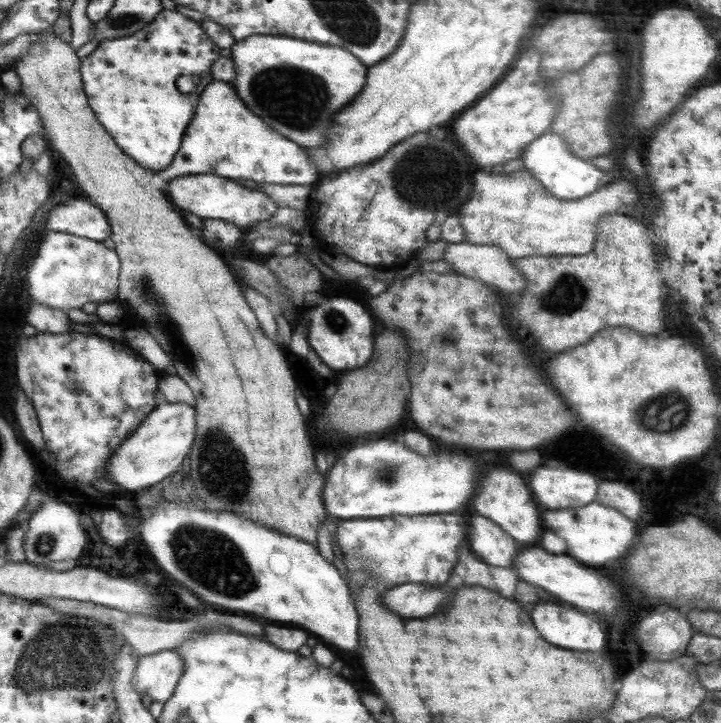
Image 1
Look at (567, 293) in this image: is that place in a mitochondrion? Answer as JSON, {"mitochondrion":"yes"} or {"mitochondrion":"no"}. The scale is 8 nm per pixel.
{"mitochondrion":"yes"}

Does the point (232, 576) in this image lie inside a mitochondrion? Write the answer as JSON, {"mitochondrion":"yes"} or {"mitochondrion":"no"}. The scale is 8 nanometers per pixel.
{"mitochondrion":"yes"}

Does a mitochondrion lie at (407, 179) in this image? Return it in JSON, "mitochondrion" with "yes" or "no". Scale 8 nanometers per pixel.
{"mitochondrion":"yes"}

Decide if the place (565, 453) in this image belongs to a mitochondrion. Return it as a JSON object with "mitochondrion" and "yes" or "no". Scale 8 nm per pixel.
{"mitochondrion":"no"}

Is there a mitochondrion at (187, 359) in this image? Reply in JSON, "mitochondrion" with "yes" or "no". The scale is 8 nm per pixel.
{"mitochondrion":"yes"}

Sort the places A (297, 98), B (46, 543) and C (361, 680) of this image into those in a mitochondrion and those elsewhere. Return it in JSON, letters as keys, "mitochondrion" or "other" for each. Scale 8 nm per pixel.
{"A":"mitochondrion","B":"mitochondrion","C":"other"}

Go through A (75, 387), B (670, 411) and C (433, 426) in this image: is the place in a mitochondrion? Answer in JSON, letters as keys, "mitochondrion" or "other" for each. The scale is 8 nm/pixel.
{"A":"mitochondrion","B":"mitochondrion","C":"other"}

